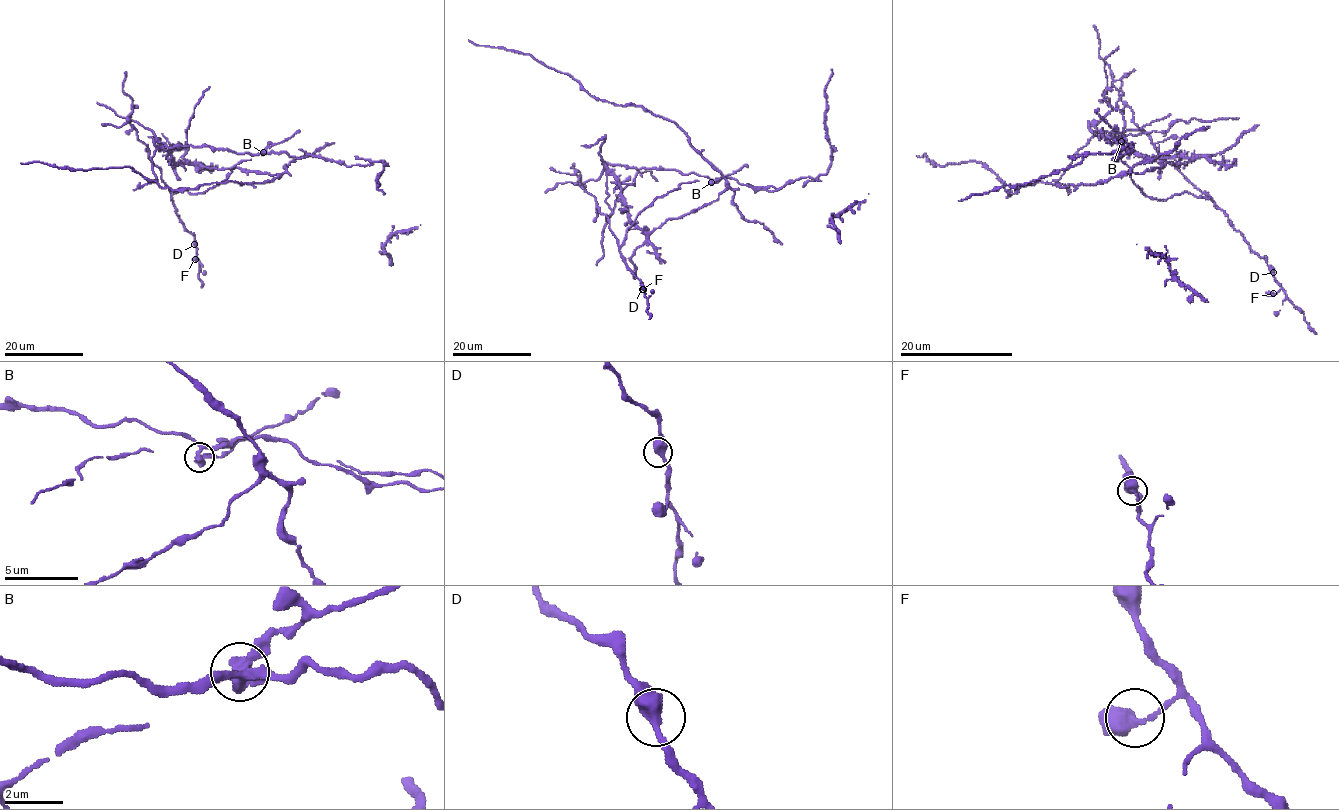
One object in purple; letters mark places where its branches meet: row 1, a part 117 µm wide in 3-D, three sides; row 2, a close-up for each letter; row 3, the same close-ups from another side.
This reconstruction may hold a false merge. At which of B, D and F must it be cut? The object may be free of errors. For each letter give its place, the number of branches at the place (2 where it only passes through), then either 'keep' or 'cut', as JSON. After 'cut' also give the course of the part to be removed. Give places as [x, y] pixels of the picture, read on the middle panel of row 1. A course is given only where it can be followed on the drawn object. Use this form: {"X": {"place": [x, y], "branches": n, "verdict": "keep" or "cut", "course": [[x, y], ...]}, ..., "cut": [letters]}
{"B": {"place": [711, 182], "branches": 2, "verdict": "cut", "course": [[710, 183], [603, 161], [647, 233], [726, 188], [688, 136], [641, 106], [596, 99], [529, 54], [468, 40]]}, "D": {"place": [642, 289], "branches": 2, "verdict": "keep"}, "F": {"place": [643, 289], "branches": 2, "verdict": "keep"}, "cut": ["B"]}

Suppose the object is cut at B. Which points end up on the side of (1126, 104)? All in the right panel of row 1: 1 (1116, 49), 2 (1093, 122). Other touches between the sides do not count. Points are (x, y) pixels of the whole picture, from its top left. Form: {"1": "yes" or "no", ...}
{"1": "no", "2": "no"}

